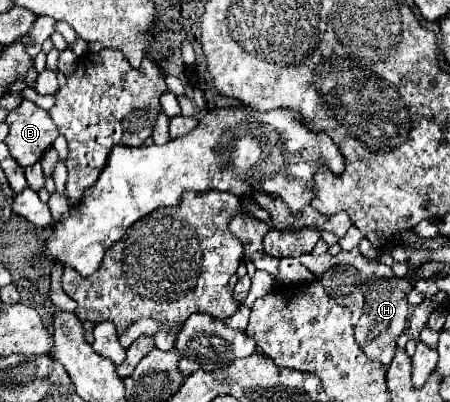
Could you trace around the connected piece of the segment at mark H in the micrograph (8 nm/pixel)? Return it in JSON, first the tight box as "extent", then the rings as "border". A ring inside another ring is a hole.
{"extent":[342,247,410,367],"border":[[[354,247],[352,251],[346,253],[346,259],[342,263],[354,265],[360,273],[360,287],[364,291],[366,303],[364,303],[364,313],[358,321],[358,325],[354,327],[356,333],[356,343],[360,345],[360,349],[364,353],[370,355],[370,359],[376,359],[382,367],[388,367],[394,353],[396,353],[396,339],[400,337],[400,333],[406,329],[406,321],[408,321],[408,293],[410,293],[410,283],[406,279],[400,279],[394,275],[394,271],[388,265],[382,265],[378,261],[370,261],[366,259],[358,247]]]}

